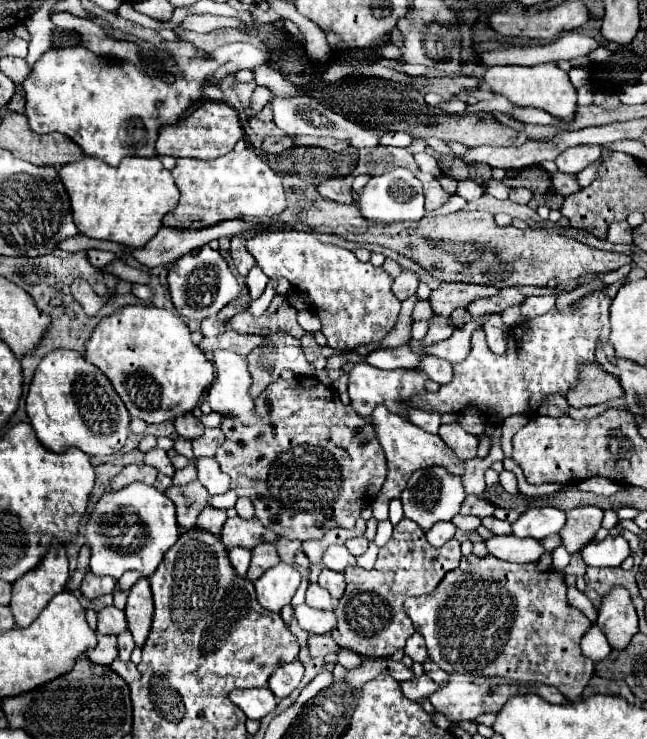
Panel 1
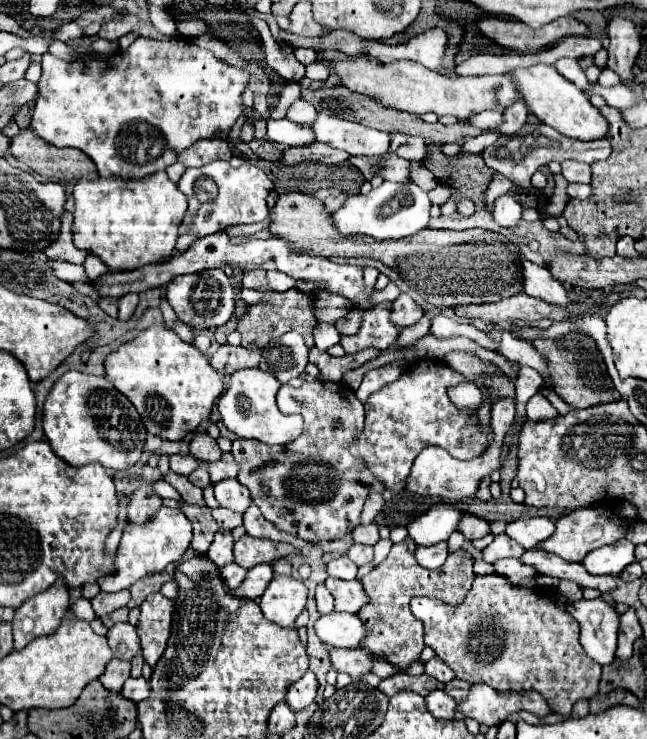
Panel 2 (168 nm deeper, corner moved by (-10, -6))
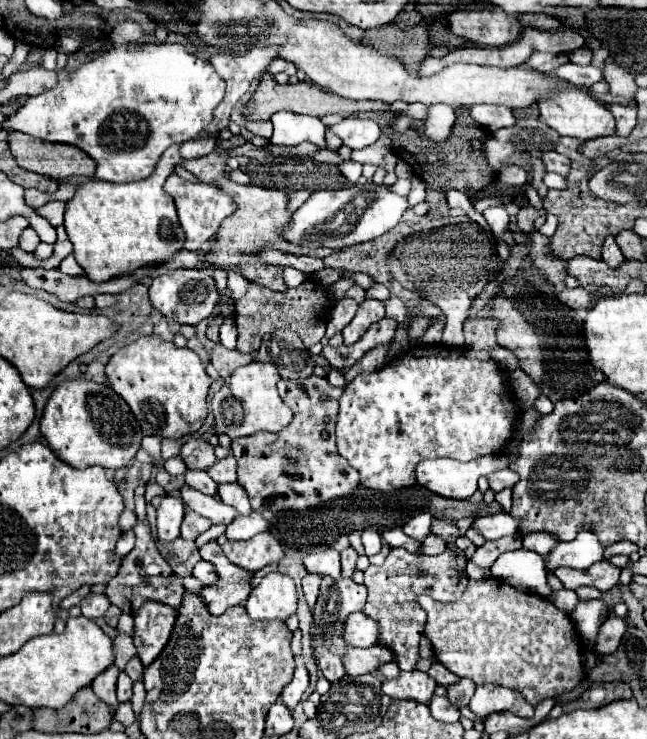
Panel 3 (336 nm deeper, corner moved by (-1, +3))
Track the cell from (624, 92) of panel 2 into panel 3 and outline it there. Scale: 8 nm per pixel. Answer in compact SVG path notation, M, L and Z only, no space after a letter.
M571 62L557 66L555 76L561 78L561 80L571 82L575 86L585 86L585 88L589 88L595 82L603 80L603 72L599 68L595 68L595 66L579 66L579 64L571 64Z

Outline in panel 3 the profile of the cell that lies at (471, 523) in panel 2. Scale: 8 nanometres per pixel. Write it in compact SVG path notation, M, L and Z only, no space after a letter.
M433 520L431 522L431 534L439 536L445 544L453 544L459 538L459 528L455 522L445 522L445 520Z

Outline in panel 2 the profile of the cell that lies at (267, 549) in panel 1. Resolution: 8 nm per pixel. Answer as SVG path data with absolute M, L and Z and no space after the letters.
M256 565L248 571L244 583L234 589L232 593L238 595L238 597L250 597L250 599L258 599L264 589L268 587L268 583L272 581L274 577L274 571L272 571L272 565Z

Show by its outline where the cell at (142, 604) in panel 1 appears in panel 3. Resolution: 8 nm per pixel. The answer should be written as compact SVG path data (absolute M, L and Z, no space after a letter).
M149 602L135 614L133 642L143 666L149 666L171 638L177 612L169 606Z

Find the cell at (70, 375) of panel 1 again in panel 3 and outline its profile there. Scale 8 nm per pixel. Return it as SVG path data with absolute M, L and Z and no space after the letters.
M85 378L69 380L55 388L41 418L41 434L65 464L73 468L103 466L111 470L125 468L135 458L143 438L141 426L127 402L109 386Z

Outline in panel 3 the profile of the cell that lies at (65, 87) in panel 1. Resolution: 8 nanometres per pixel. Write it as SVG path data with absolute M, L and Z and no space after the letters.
M147 44L139 50L115 46L107 54L83 64L73 74L65 74L65 70L61 70L57 88L27 98L27 102L3 122L3 128L41 138L45 142L61 142L81 148L97 162L97 180L135 182L147 178L155 170L161 154L171 144L195 138L213 120L213 110L223 96L225 80L209 62L195 58L181 44Z

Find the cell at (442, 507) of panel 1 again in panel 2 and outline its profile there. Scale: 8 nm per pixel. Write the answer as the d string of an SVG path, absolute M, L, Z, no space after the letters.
M436 503L408 525L408 533L418 545L436 545L452 535L462 515L460 503Z

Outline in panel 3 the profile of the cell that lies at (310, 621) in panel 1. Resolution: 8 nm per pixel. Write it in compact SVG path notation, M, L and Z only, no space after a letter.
M355 612L345 622L345 640L351 646L369 648L379 642L379 626L375 620L367 618L363 612Z

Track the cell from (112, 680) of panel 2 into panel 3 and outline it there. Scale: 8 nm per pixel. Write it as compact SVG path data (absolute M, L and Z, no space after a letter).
M111 666L109 670L105 670L101 676L97 676L97 680L93 682L93 692L99 700L103 700L111 712L117 710L119 702L117 702L117 696L115 696L115 684L117 684L117 676L119 676L119 670L117 666Z

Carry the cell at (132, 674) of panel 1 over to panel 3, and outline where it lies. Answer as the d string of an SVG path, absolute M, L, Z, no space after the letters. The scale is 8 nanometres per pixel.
M121 672L119 680L117 680L117 700L119 702L129 702L131 694L133 694L133 682L125 672Z

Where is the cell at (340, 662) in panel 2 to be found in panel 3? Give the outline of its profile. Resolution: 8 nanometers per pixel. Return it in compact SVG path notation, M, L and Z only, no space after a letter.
M349 646L345 654L345 670L349 676L361 676L375 672L381 664L393 662L395 656L387 646L373 646L373 648L355 648Z

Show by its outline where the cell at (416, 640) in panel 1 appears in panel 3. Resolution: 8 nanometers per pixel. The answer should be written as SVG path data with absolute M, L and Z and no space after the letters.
M435 662L435 664L429 668L427 674L433 676L433 678L437 680L437 684L441 684L441 686L445 686L445 688L449 688L449 686L453 686L453 684L459 682L459 676L455 676L453 672L449 672L441 662Z

